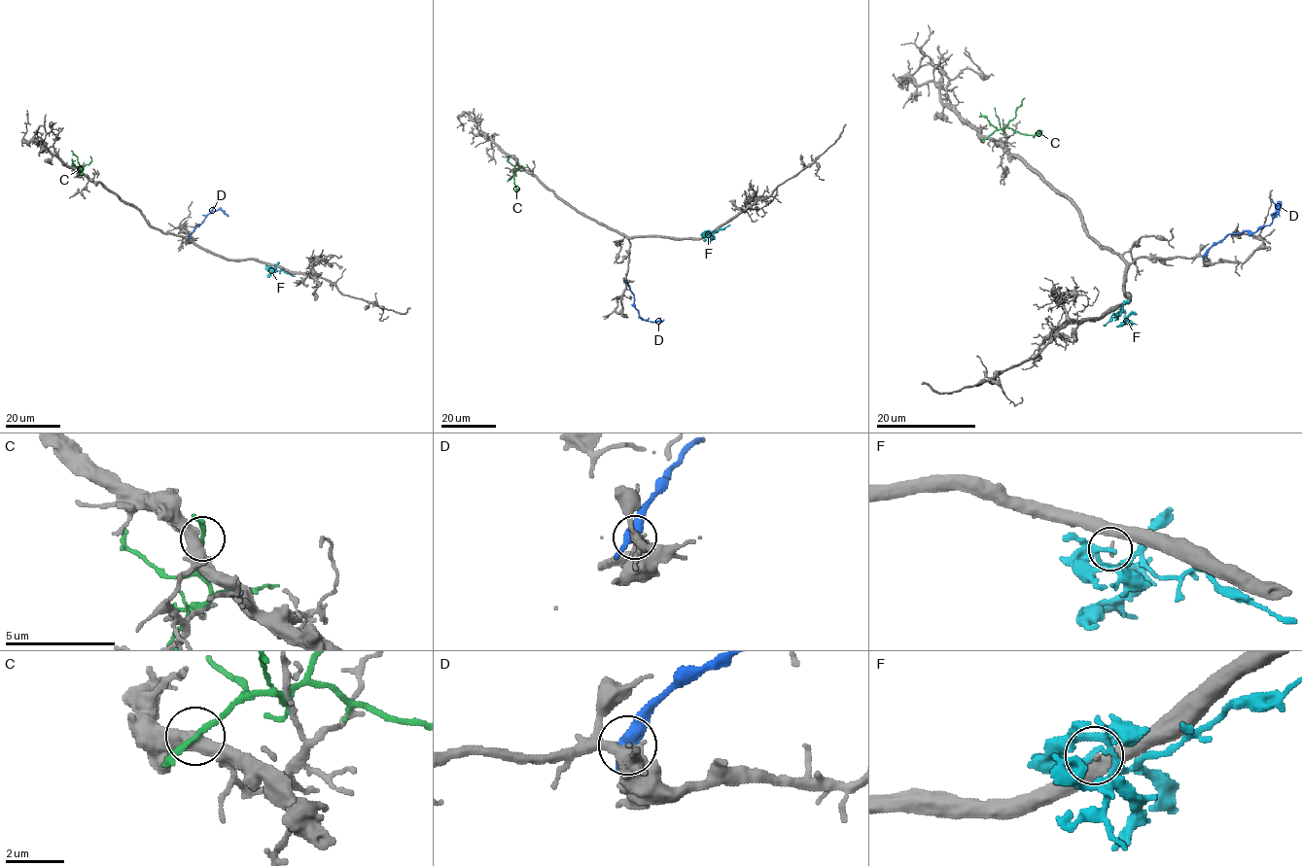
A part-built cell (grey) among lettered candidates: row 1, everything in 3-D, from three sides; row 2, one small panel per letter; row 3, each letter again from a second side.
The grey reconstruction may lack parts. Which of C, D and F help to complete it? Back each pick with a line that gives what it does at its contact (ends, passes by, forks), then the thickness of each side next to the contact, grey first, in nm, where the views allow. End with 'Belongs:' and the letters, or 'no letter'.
Belongs: no letter

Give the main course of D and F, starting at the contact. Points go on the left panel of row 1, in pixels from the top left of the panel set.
D: (190, 238), (212, 211), (223, 210), (228, 217)
F: (270, 266), (268, 268), (282, 269), (295, 276)

